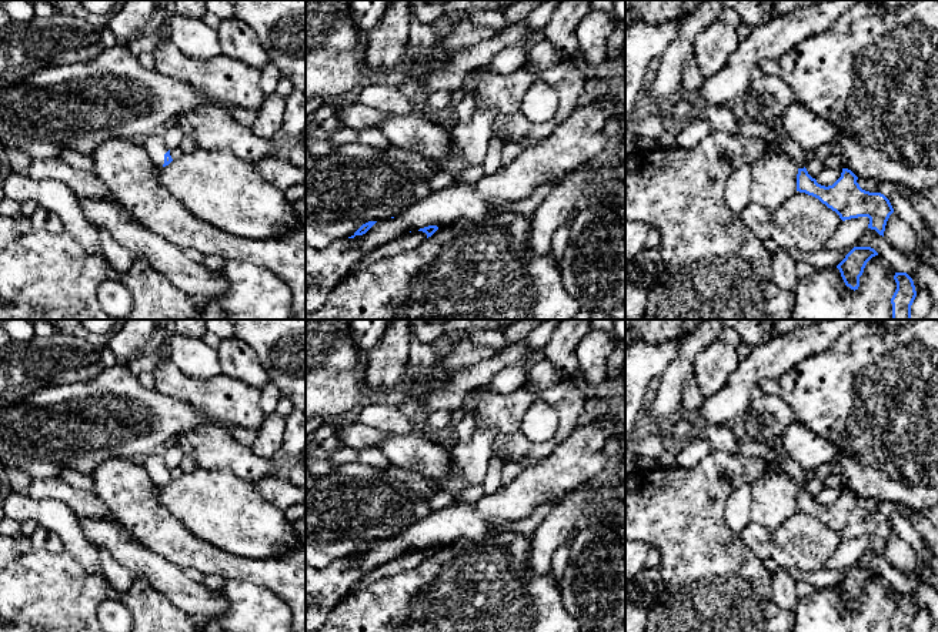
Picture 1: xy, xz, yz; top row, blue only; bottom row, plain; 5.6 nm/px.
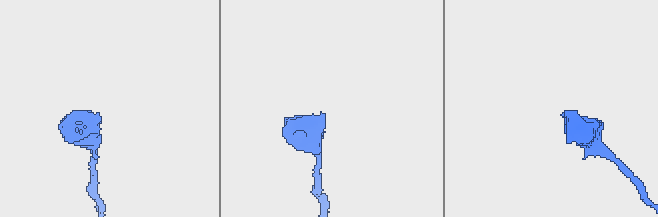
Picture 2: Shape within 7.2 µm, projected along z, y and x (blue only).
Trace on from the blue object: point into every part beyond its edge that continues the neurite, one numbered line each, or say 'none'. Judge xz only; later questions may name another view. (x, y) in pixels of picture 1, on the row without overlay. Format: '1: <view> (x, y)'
none

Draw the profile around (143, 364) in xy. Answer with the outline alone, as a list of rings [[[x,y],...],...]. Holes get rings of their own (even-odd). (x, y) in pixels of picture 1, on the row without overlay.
[[[154,341],[154,351],[150,355],[138,357],[133,360],[126,368],[133,375],[138,377],[141,372],[151,372],[164,358],[158,350],[157,345],[160,342]]]

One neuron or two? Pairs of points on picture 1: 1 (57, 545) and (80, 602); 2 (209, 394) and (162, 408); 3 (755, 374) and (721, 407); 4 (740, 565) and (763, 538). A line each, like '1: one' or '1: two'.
1: two
2: two
3: one
4: two

